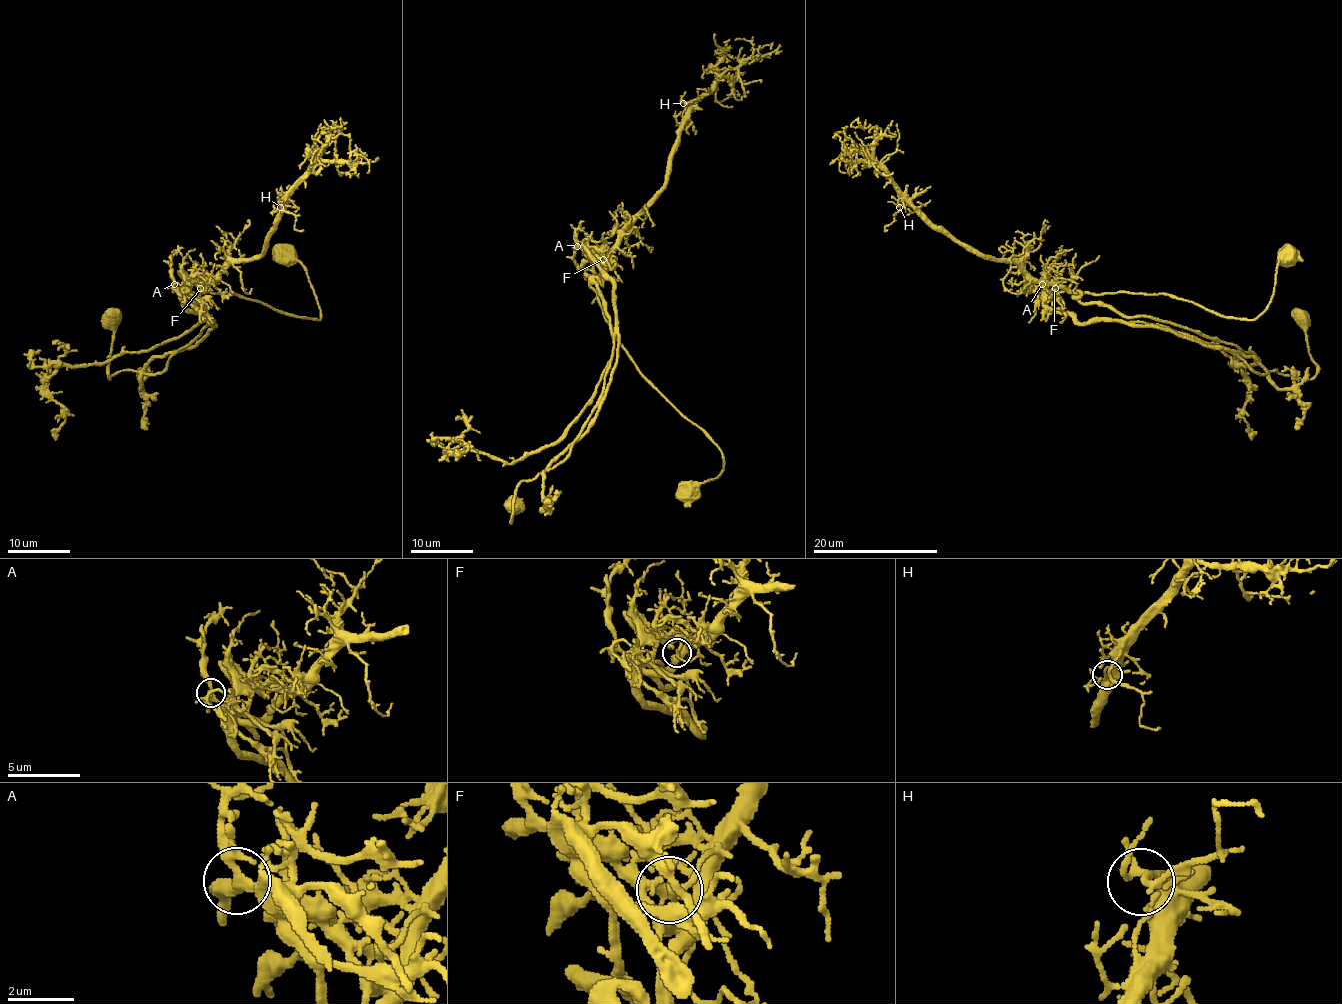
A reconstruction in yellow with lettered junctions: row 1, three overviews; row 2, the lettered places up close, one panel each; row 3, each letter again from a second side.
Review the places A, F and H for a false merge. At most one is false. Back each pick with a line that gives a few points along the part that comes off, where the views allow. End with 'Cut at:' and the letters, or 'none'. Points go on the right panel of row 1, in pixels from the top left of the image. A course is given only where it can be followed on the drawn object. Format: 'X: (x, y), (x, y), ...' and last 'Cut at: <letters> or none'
F: (1054, 289), (1046, 284), (1045, 303), (1081, 323), (1143, 321), (1311, 379), (1317, 364), (1295, 307)
Cut at: F

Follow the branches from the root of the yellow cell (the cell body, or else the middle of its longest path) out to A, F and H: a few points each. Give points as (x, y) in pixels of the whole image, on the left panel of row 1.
A: (287, 254), (305, 271), (319, 320), (282, 314), (233, 293), (187, 295), (191, 298), (197, 286), (174, 284)
F: (287, 254), (305, 271), (319, 320), (282, 314), (233, 293), (187, 295), (193, 298), (199, 286), (201, 289)
H: (287, 254), (305, 271), (319, 320), (233, 293), (187, 295), (193, 298), (230, 264), (255, 259), (280, 207)

